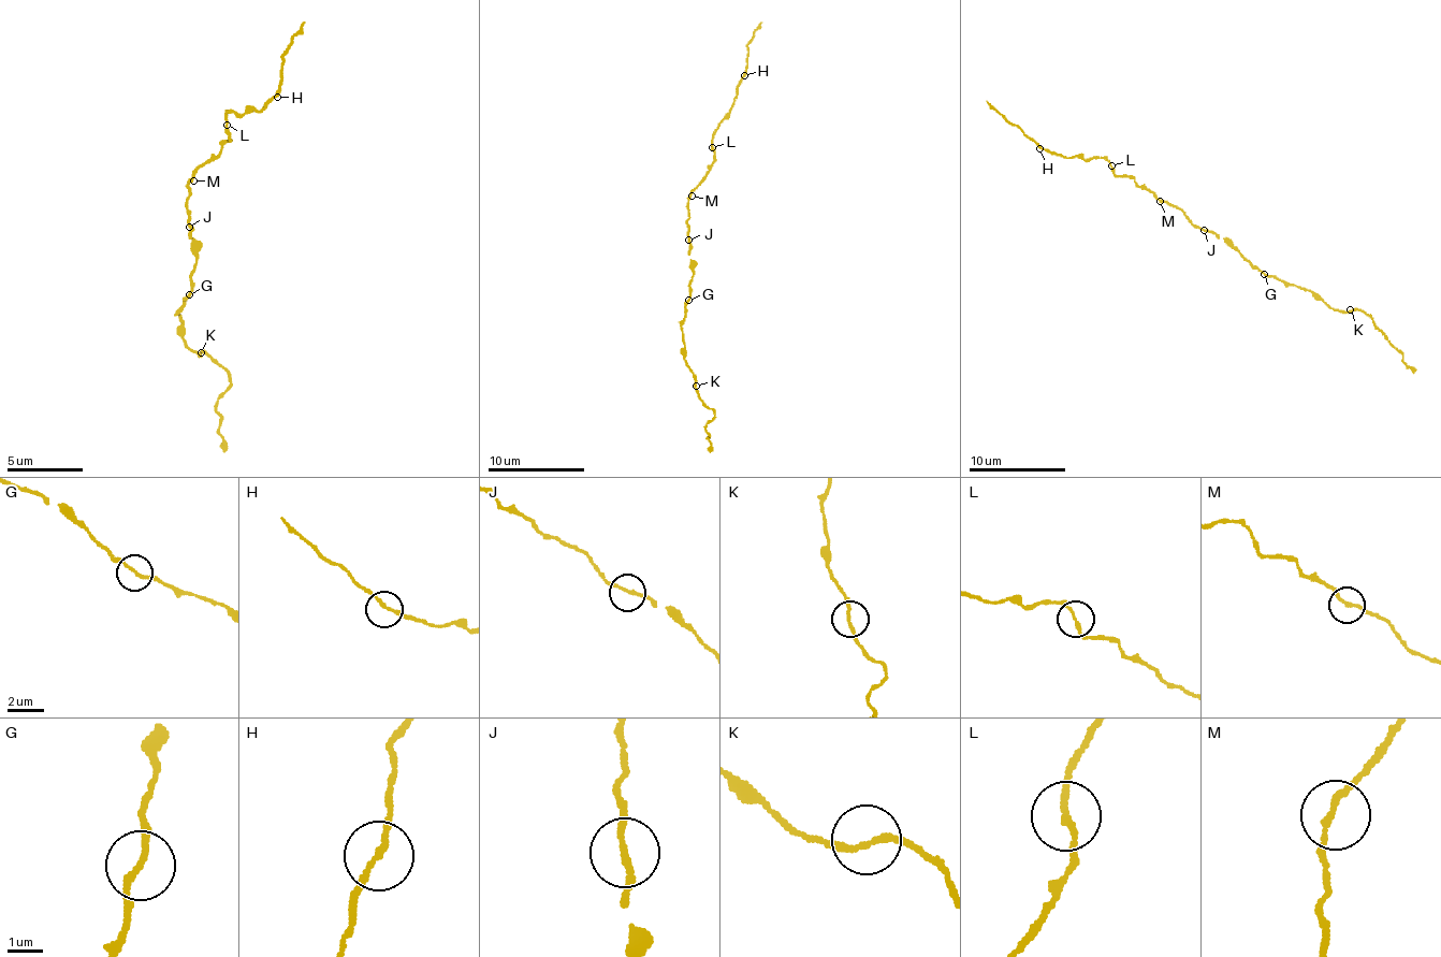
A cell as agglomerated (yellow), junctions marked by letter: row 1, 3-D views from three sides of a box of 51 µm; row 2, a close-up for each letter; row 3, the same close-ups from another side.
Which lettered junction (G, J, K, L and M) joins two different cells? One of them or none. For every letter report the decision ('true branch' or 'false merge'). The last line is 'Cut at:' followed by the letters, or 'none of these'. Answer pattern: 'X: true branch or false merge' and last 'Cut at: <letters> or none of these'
G: true branch
J: true branch
K: true branch
L: true branch
M: true branch
Cut at: none of these

